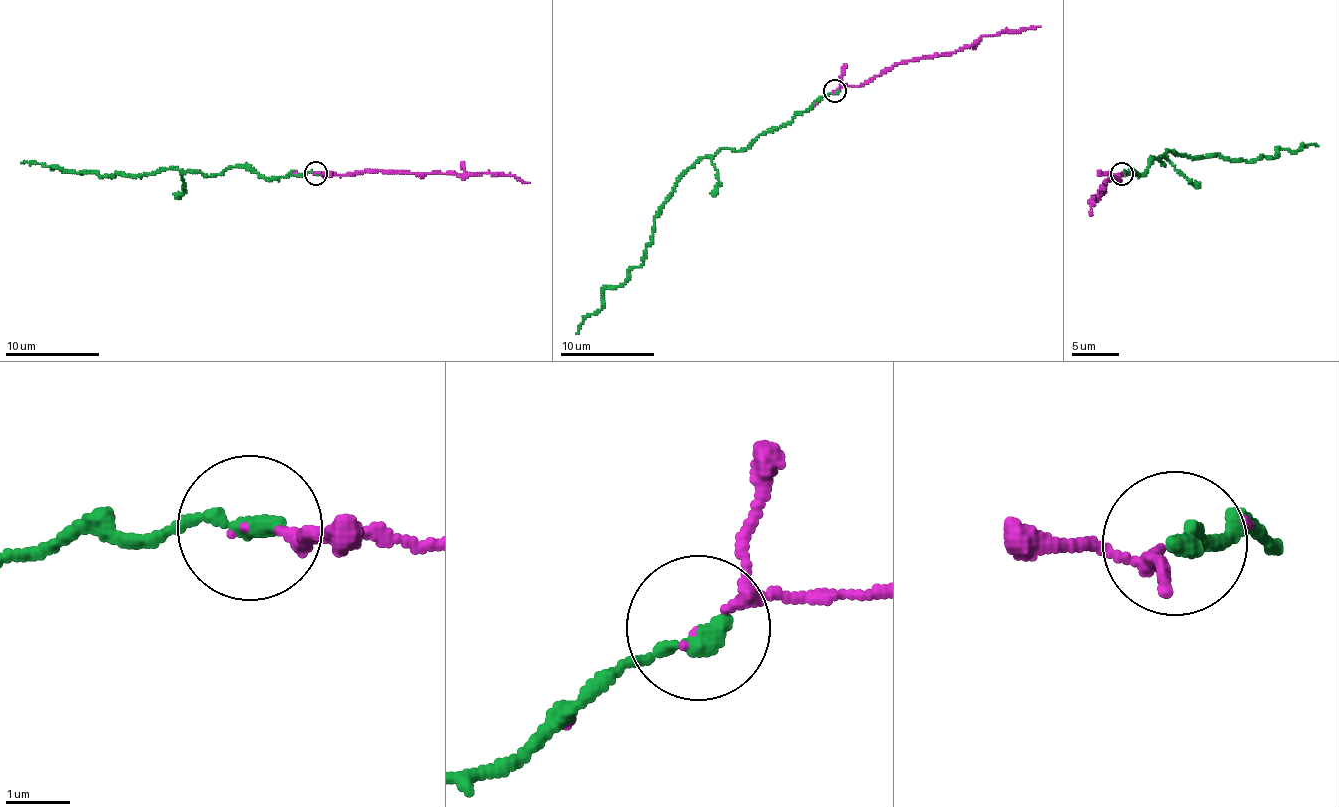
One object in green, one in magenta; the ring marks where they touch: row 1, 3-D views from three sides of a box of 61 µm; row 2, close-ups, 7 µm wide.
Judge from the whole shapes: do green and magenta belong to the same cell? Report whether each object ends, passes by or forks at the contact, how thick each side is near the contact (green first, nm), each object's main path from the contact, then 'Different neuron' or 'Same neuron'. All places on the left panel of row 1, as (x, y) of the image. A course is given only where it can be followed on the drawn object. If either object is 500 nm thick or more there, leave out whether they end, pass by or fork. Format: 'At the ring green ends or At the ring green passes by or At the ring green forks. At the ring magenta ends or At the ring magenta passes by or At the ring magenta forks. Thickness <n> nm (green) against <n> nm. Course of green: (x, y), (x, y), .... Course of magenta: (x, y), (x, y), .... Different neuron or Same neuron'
At the ring green ends. At the ring magenta passes by. Thickness 320 nm (green) against 100 nm. Course of green: (316, 172), (266, 178), (246, 167), (231, 166), (211, 176), (168, 169), (141, 176), (98, 176), (21, 163). Course of magenta: (316, 172), (503, 173), (529, 182). Same neuron

